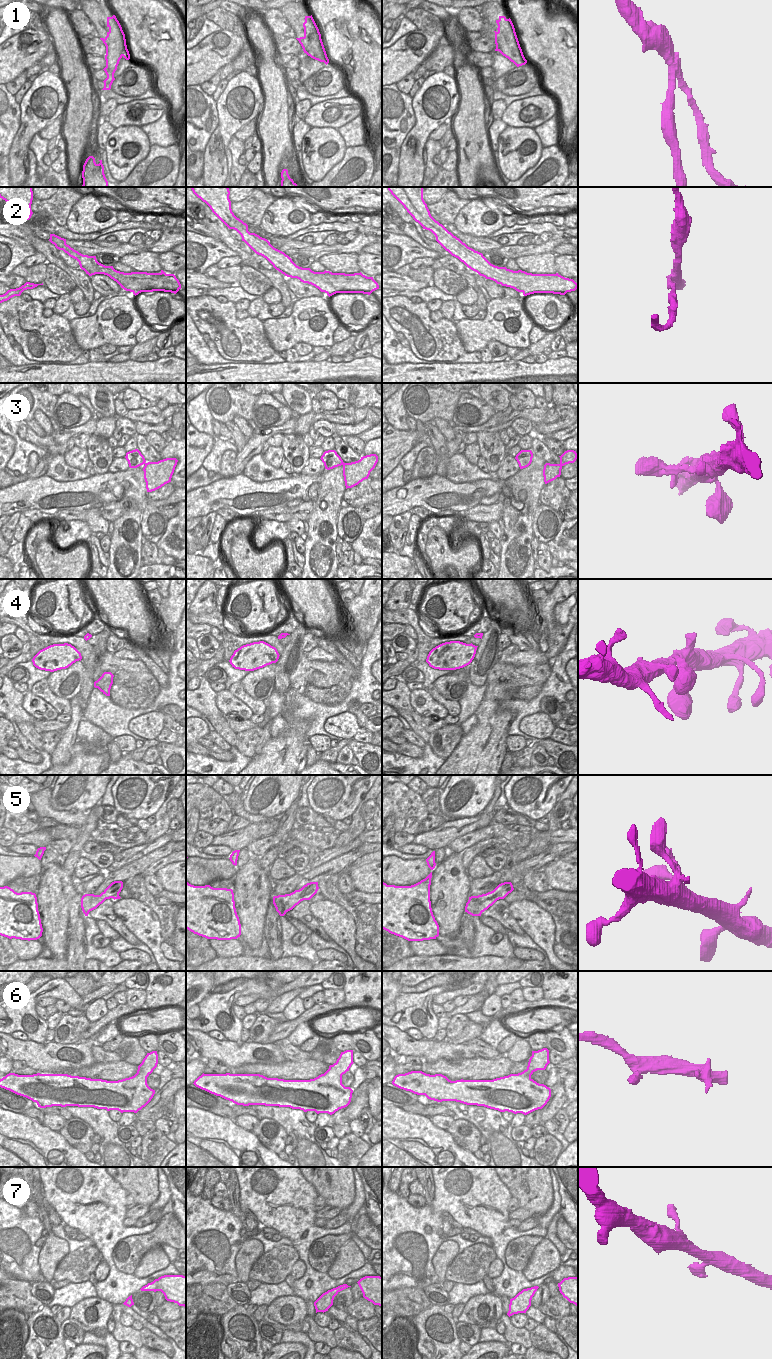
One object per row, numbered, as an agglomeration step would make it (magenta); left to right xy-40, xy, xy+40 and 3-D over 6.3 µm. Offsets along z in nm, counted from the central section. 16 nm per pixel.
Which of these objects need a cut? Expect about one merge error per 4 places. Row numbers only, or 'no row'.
1, 2

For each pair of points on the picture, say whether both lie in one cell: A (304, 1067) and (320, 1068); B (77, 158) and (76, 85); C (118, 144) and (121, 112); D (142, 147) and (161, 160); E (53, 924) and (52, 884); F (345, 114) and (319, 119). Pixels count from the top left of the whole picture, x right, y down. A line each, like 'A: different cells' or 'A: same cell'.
A: same cell
B: same cell
C: different cells
D: different cells
E: same cell
F: same cell

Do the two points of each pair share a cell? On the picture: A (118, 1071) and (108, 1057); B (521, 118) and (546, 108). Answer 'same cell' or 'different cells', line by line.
A: different cells
B: same cell

